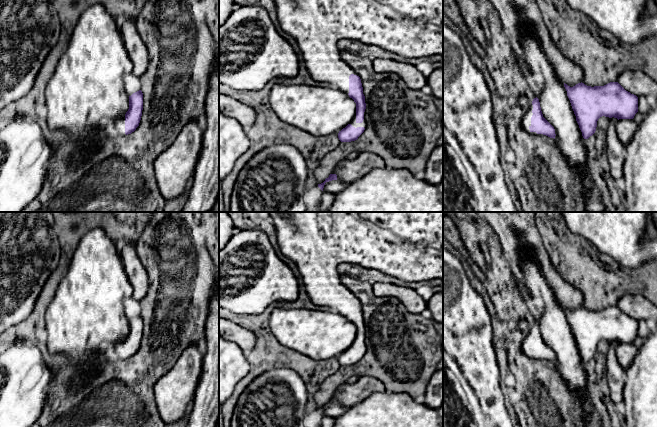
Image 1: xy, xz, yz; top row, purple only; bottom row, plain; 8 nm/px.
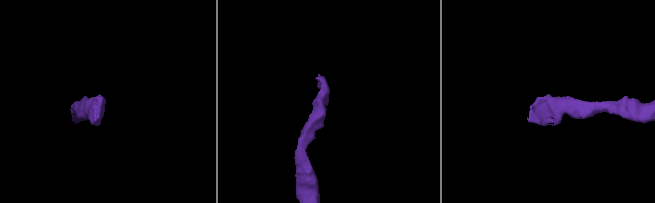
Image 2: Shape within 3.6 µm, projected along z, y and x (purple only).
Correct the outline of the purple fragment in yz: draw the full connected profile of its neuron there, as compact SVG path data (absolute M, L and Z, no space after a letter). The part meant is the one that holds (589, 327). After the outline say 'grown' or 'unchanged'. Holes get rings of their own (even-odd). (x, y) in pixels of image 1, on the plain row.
M582 306L573 311L564 307L564 311L584 363L588 363L595 357L597 345L600 341L614 341L618 344L633 343L638 336L638 321L626 315L618 306L594 311L587 310Z; unchanged

